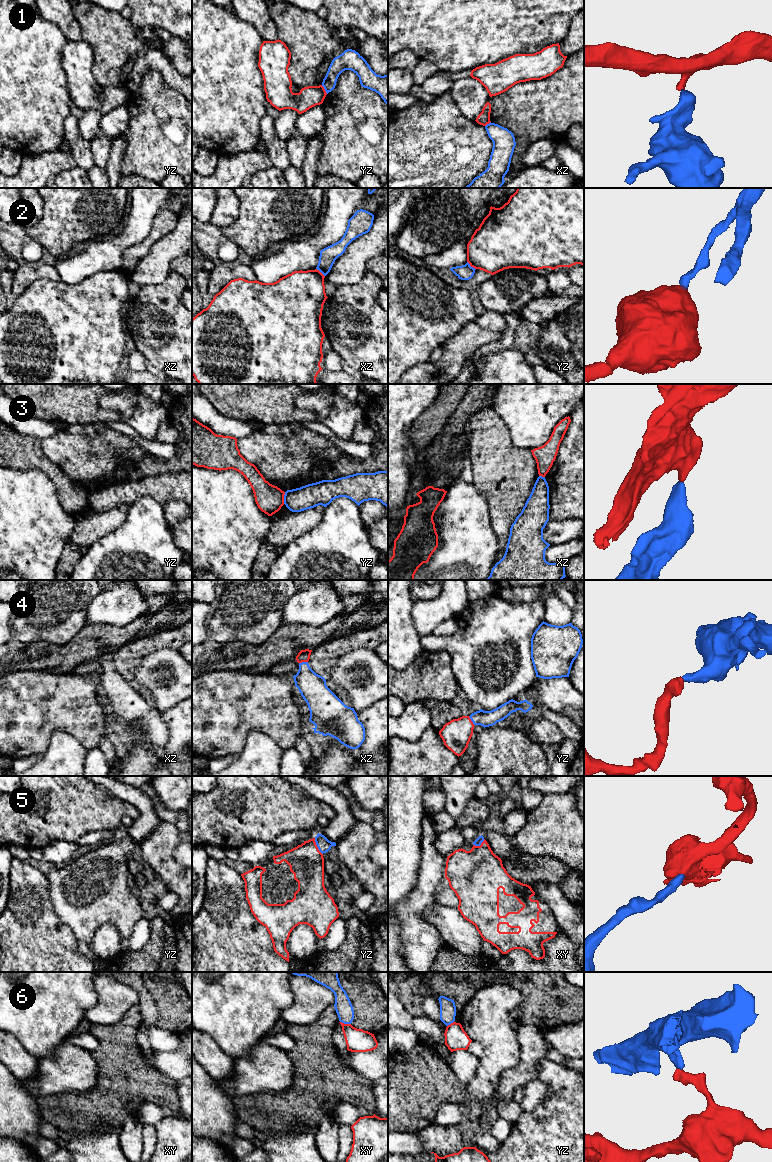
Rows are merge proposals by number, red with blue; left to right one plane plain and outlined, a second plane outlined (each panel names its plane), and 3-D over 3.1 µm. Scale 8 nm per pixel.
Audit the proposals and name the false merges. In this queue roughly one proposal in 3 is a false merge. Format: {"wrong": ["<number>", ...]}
{"wrong": ["1", "2", "3", "6"]}

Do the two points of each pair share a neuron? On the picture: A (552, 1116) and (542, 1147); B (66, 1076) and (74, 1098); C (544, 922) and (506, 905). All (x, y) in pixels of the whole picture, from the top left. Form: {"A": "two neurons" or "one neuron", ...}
{"A": "one neuron", "B": "two neurons", "C": "one neuron"}

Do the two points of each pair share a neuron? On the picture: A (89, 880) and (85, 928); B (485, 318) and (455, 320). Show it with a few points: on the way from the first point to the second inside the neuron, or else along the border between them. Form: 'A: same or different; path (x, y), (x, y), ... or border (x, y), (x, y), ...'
A: same; path (87, 892), (85, 894), (85, 916)
B: different; border (477, 316), (474, 320)

